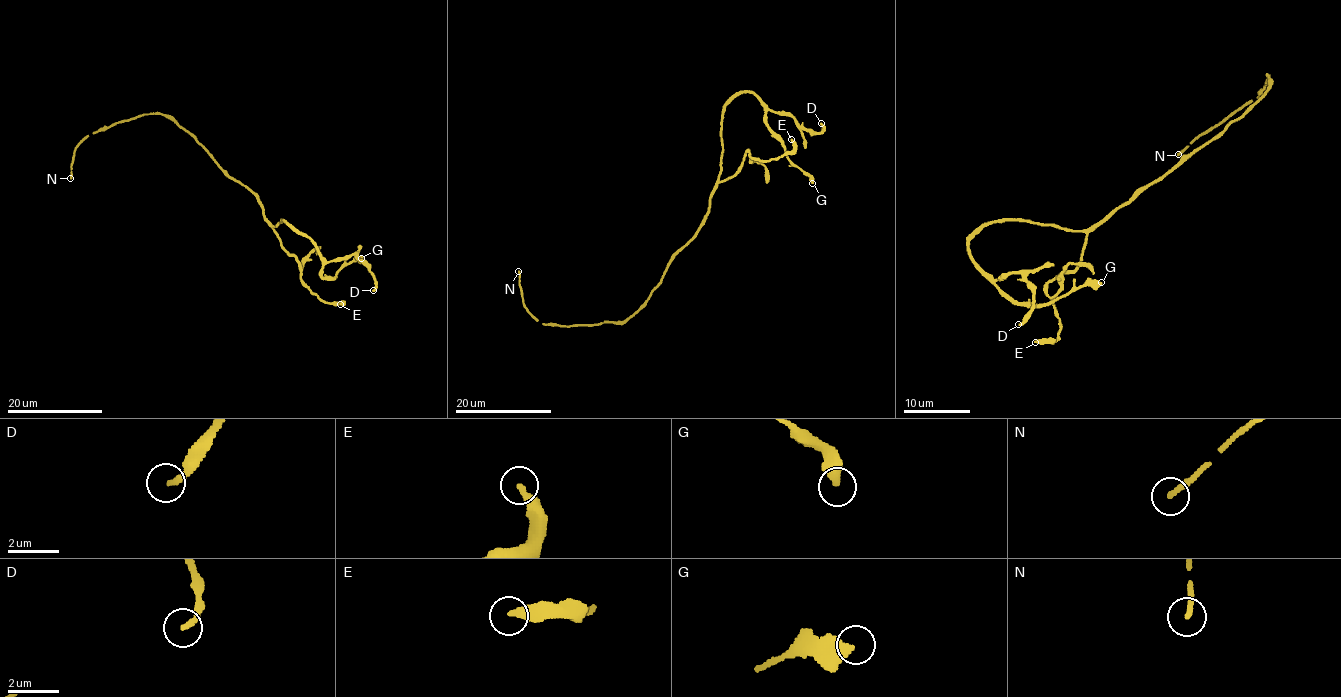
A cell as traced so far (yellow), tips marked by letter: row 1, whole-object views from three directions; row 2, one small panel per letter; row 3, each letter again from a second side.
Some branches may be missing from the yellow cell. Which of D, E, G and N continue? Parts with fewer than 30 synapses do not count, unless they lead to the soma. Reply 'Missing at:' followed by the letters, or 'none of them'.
Missing at: N

